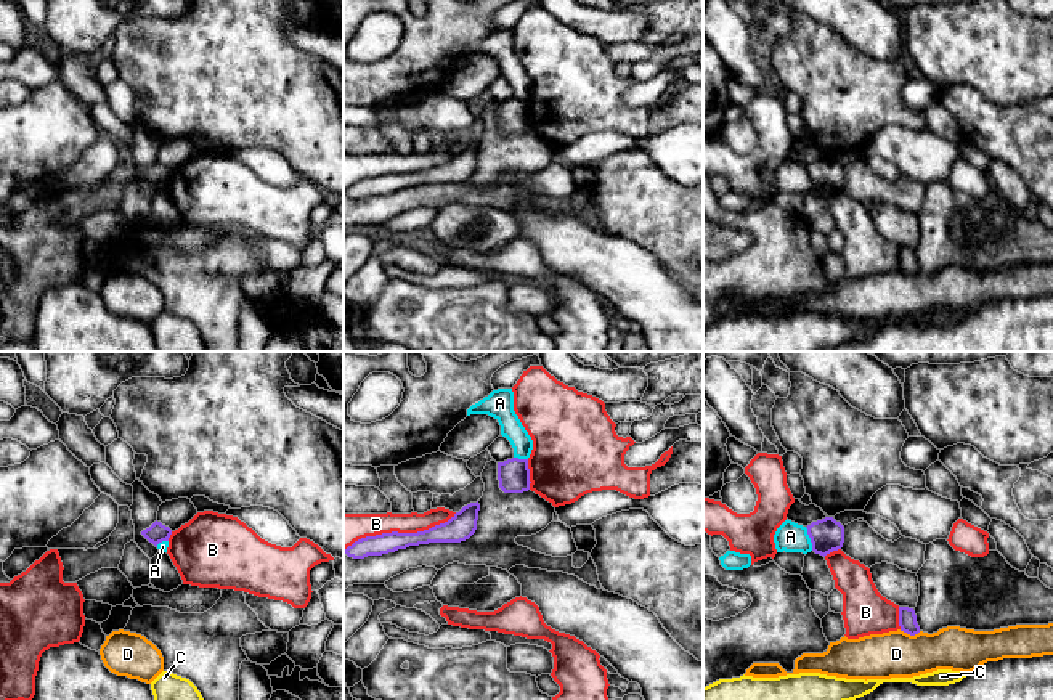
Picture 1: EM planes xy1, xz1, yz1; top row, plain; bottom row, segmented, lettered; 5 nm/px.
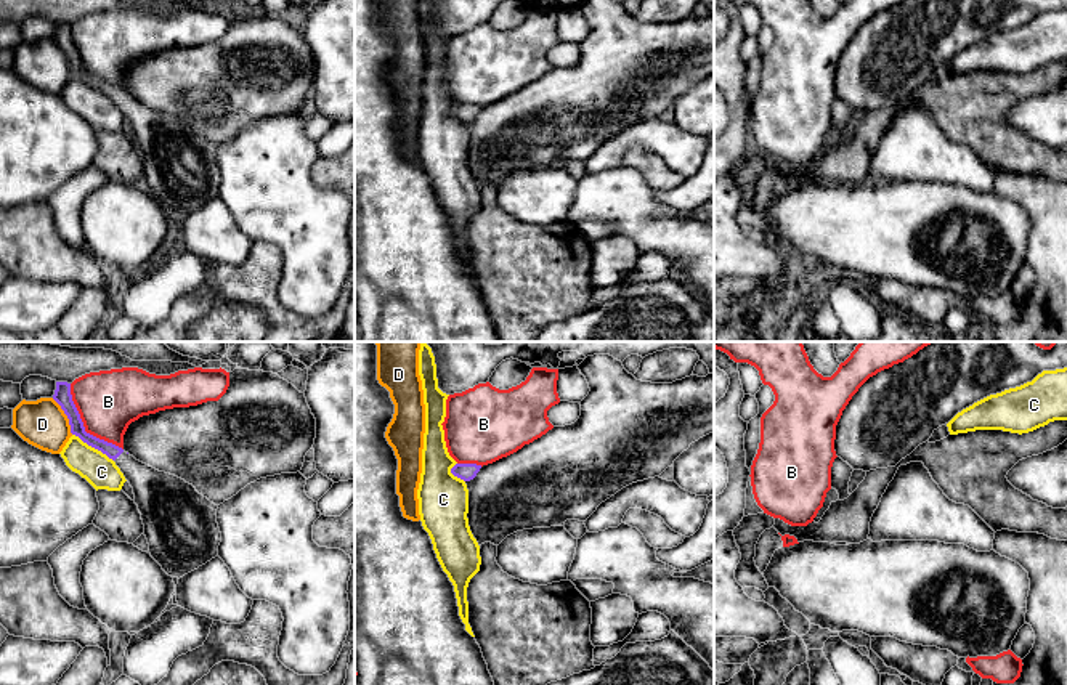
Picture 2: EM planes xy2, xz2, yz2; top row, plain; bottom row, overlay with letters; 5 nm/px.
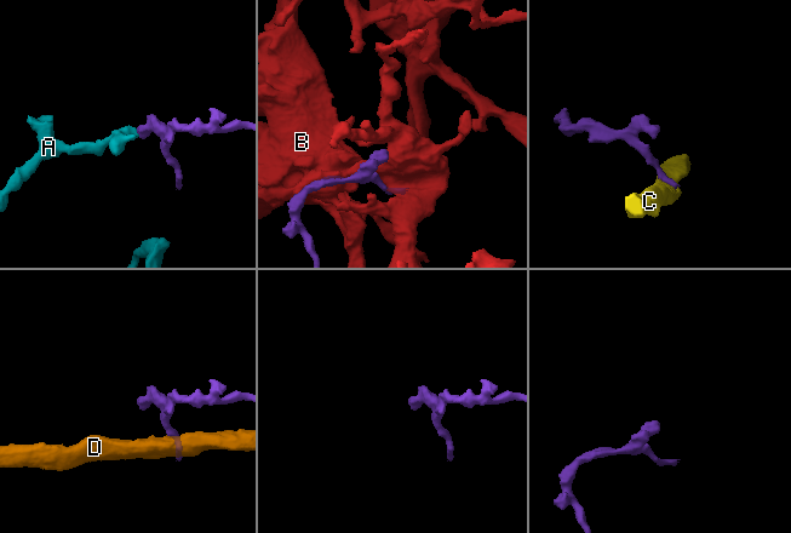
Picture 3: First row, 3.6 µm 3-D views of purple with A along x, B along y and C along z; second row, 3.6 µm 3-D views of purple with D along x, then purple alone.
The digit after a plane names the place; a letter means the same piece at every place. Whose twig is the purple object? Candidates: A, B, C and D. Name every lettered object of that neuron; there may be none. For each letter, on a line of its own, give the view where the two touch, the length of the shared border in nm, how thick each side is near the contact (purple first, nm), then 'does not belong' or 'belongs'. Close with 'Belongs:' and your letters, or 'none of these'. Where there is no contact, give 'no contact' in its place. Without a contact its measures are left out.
A: yz1 | 130 nm | 170/150 nm | does not belong
B: xz1 | 600 nm | 110/140 nm | does not belong
C: xy2 | 240 nm | 70/160 nm | does not belong
D: xy2 | 220 nm | 90/240 nm | does not belong
Belongs: none of these

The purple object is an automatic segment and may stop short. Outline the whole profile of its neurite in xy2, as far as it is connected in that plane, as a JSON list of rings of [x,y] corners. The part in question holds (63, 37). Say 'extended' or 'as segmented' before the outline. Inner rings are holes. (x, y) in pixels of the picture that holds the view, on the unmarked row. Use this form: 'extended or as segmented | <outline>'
extended | [[[56,22],[53,40],[67,56],[71,74],[112,99],[133,128],[149,194],[168,217],[180,220],[218,196],[218,146],[185,120],[159,112],[122,88],[87,74],[72,42],[71,24]]]

